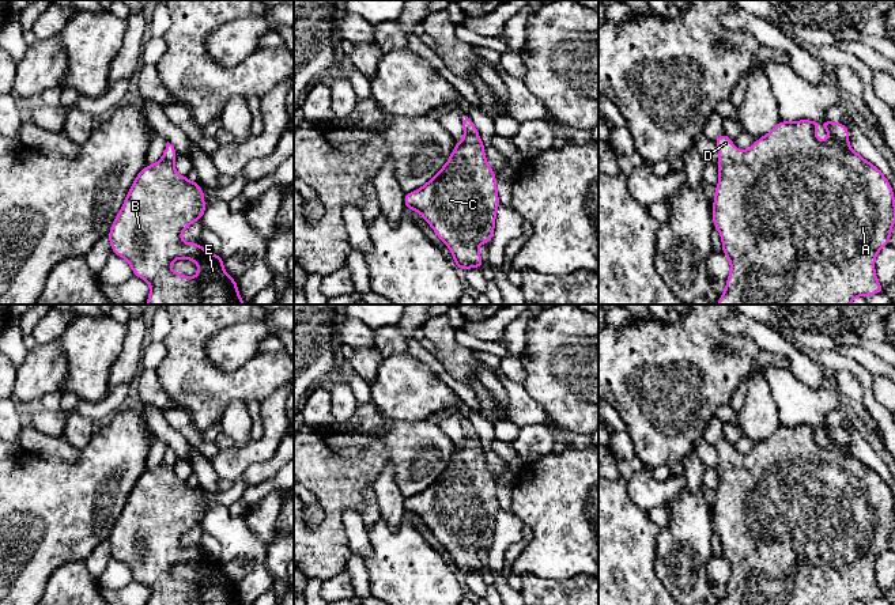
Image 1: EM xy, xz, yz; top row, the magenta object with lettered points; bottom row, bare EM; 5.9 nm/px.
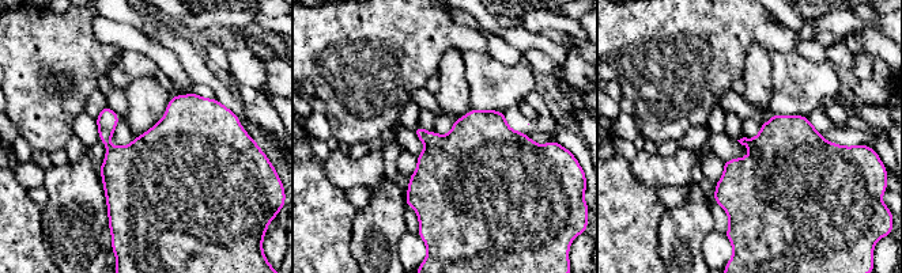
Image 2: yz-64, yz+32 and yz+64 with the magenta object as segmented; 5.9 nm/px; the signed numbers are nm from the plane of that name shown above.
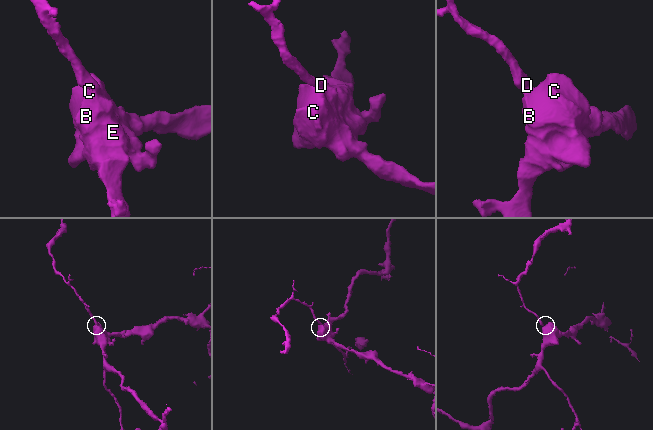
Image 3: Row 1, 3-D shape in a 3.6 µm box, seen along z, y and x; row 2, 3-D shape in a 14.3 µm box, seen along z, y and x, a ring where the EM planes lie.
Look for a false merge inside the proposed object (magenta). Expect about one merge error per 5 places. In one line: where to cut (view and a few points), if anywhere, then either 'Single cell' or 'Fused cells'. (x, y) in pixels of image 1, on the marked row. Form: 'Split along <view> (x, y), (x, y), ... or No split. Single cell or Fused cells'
No split. Single cell

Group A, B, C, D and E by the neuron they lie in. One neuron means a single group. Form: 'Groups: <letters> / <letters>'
Groups: A B C D E

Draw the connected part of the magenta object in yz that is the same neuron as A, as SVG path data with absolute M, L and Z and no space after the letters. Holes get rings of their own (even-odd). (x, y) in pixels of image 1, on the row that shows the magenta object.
M828 120L779 121L771 132L758 139L755 144L745 151L739 151L725 132L720 133L714 141L721 158L717 165L720 182L715 186L711 218L714 227L721 234L722 253L729 258L732 269L726 279L725 292L717 302L718 305L850 305L856 296L885 292L875 273L875 258L883 246L890 245L891 228L895 224L894 192L883 173L854 152L847 141L847 126ZM819 124L828 131L830 137L824 143L819 141L815 135L815 128Z

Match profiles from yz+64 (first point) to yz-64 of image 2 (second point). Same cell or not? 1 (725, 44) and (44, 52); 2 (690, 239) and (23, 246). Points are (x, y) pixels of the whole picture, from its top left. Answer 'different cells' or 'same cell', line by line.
1: same cell
2: different cells

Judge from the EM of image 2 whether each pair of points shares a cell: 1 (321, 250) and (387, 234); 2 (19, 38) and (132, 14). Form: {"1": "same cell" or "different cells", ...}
{"1": "different cells", "2": "different cells"}

